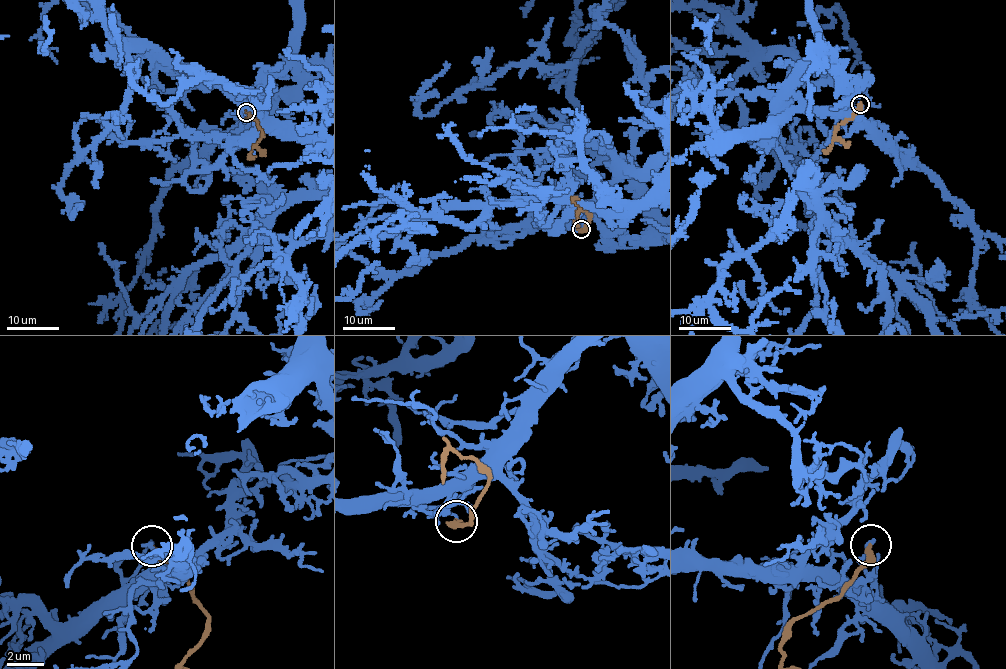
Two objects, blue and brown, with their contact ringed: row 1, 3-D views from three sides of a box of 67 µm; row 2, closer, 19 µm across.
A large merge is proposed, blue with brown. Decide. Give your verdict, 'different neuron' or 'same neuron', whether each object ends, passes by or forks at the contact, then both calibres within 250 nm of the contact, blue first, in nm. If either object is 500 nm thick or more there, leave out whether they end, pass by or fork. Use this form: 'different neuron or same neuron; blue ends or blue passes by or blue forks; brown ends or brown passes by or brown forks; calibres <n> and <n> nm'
different neuron; blue ends; brown ends; calibres 180 and 320 nm

